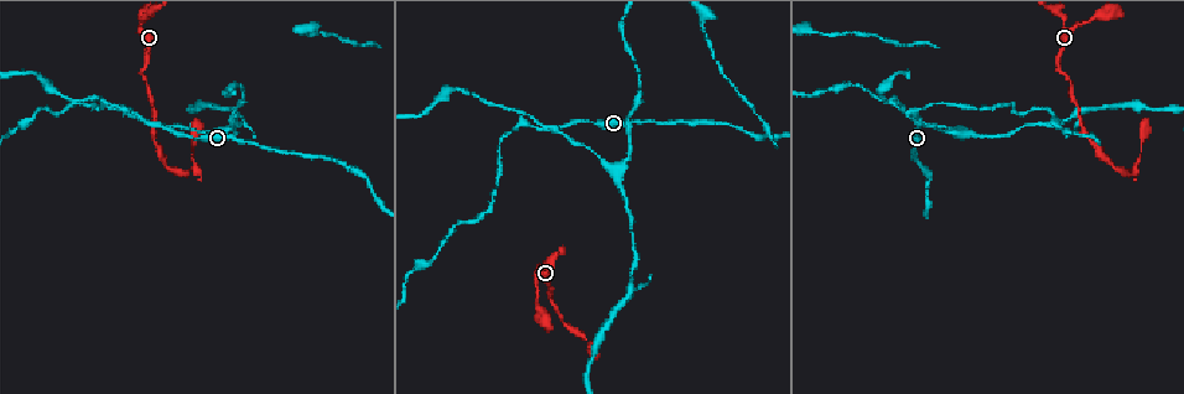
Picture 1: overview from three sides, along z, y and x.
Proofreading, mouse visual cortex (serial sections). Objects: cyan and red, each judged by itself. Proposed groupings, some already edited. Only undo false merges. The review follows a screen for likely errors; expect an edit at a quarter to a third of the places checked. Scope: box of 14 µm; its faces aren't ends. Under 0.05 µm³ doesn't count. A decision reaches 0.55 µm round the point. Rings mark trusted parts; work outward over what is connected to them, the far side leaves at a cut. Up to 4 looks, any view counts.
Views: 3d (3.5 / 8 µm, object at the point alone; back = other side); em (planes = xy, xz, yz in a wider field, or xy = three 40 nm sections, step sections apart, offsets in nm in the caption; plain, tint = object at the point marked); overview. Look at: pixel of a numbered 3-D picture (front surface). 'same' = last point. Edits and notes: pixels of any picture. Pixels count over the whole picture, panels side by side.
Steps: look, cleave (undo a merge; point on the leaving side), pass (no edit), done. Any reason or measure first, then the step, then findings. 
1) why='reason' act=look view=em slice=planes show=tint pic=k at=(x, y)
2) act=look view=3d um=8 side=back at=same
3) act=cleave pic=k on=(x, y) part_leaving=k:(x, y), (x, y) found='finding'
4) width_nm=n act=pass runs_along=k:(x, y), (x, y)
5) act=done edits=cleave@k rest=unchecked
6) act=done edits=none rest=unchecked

why='narrows sharply' act=look view=3d um=8 pic=1 at=(1130, 169)

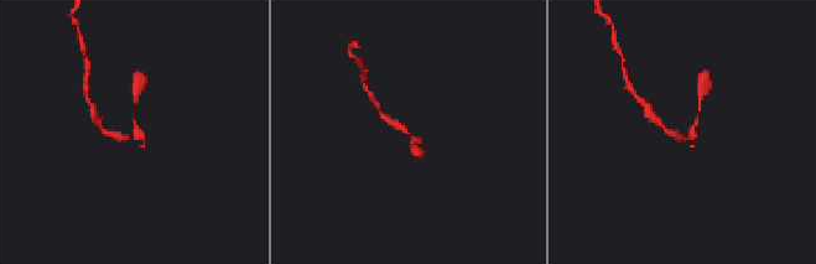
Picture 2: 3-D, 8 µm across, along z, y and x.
arm_widths_nm=100,200 act=look view=em slice=xy step=5 show=tint pic=2 at=(137, 134)

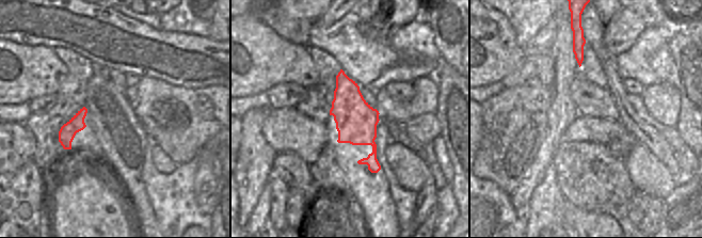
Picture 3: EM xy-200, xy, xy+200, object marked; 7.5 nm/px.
act=pass found='all the same cell'

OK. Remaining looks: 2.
act=look view=em slice=xy step=5 show=tint pic=1 at=(919, 124)

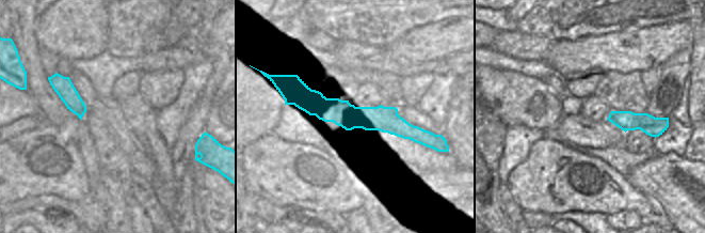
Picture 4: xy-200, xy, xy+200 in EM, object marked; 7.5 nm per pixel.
act=look view=3d um=3.5 at=same

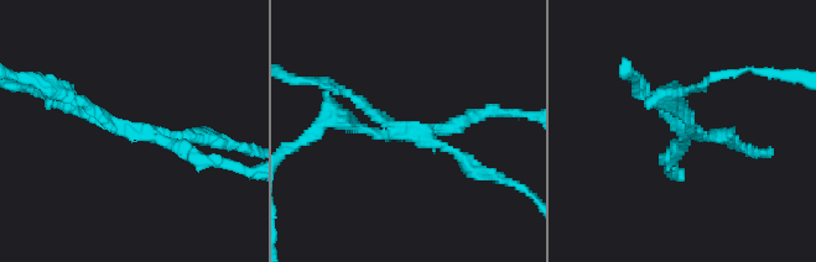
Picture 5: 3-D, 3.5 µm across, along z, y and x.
arm_widths_nm=150,150,150,200 act=cleave pic=5 on=(724, 139) part_leaving=5:(690, 134), (731, 137), (749, 153) found='a second cell is stuck on'

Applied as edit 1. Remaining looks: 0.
act=done edits=cleave@5 rest=unchecked

